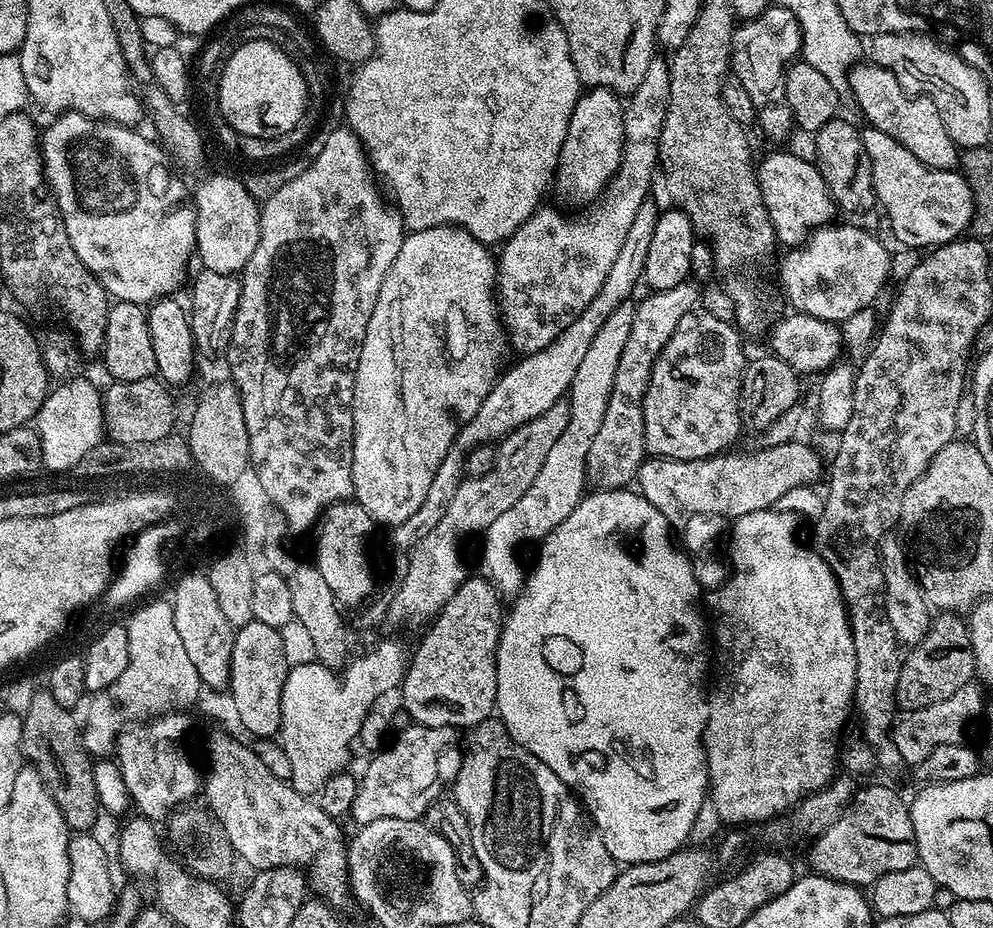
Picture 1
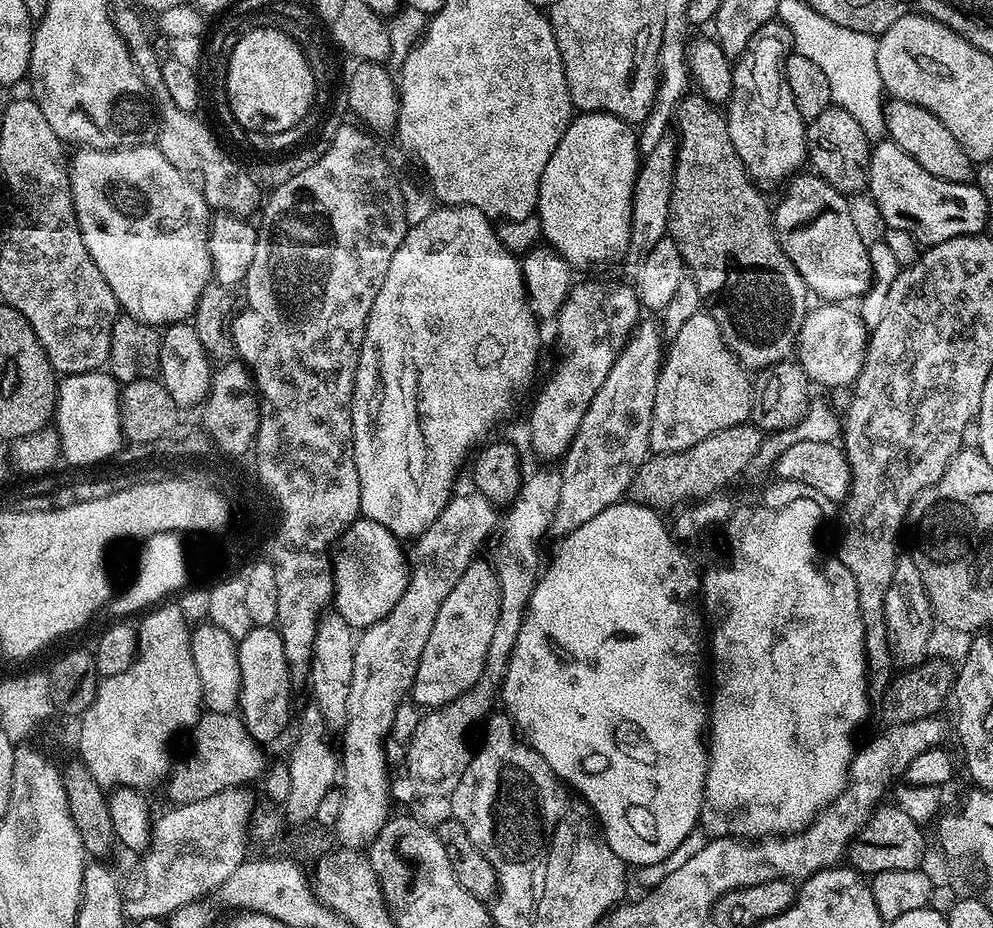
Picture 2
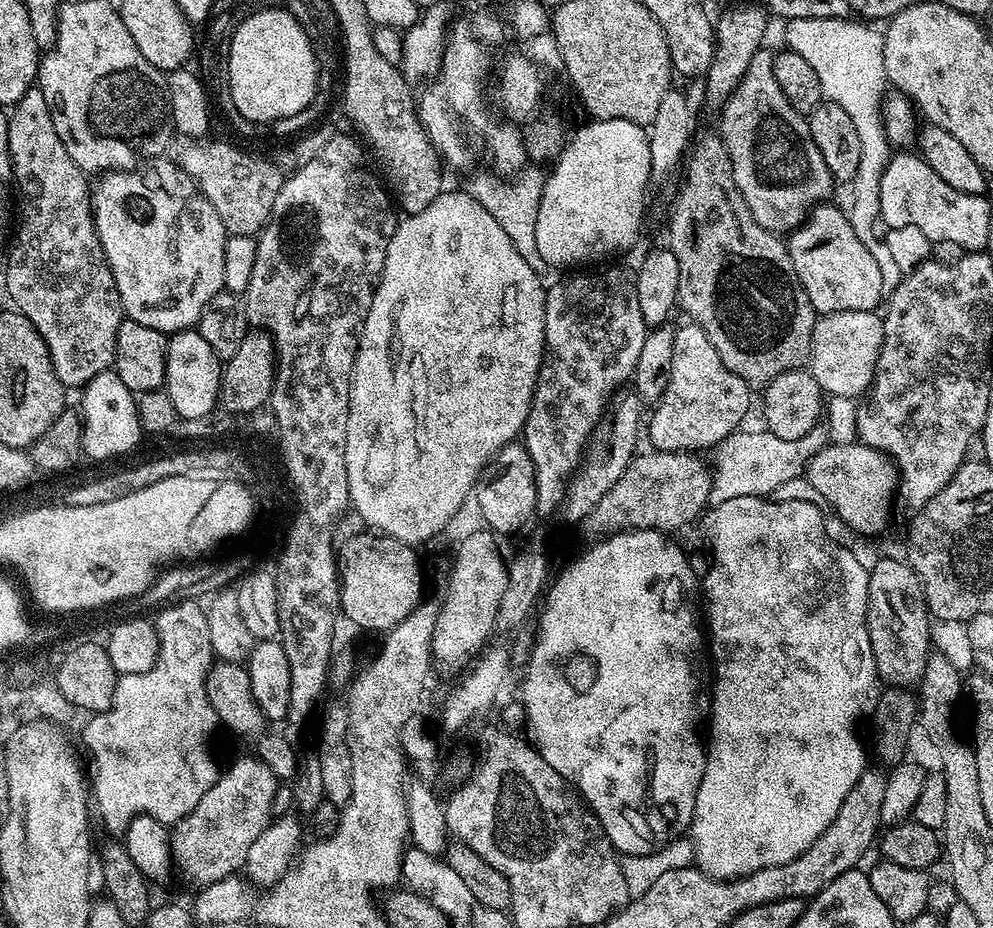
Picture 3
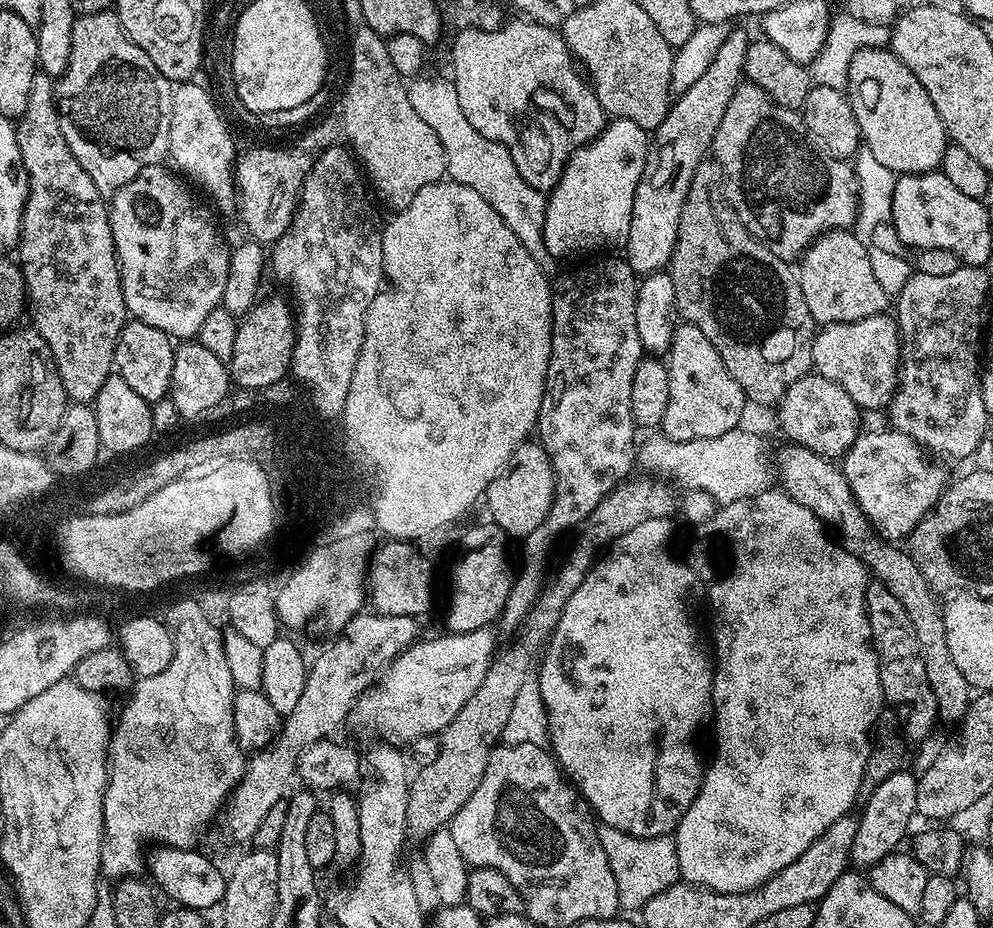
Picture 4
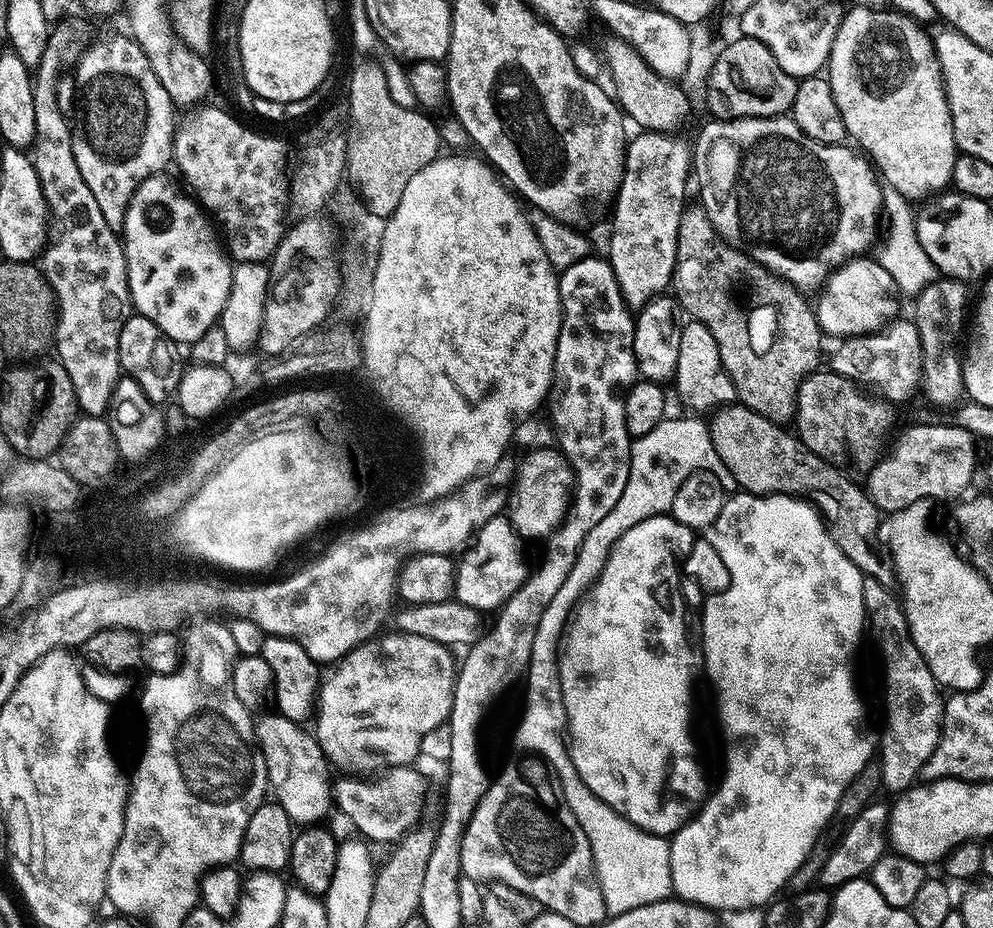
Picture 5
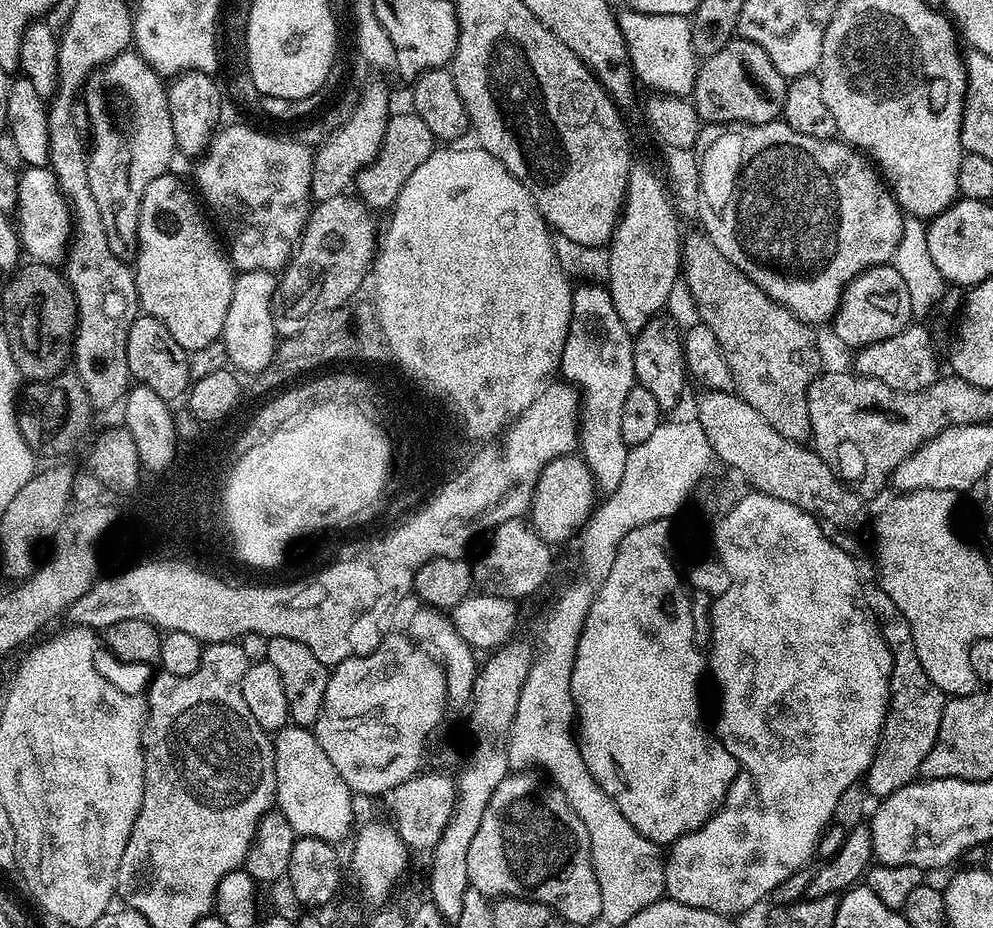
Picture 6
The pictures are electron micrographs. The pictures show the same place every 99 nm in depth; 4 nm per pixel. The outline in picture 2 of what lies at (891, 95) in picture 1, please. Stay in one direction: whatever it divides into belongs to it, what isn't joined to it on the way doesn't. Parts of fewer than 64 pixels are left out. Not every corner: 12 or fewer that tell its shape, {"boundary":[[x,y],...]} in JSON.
{"boundary":[[892,100],[887,139],[934,178],[973,179],[958,138],[910,102]]}

